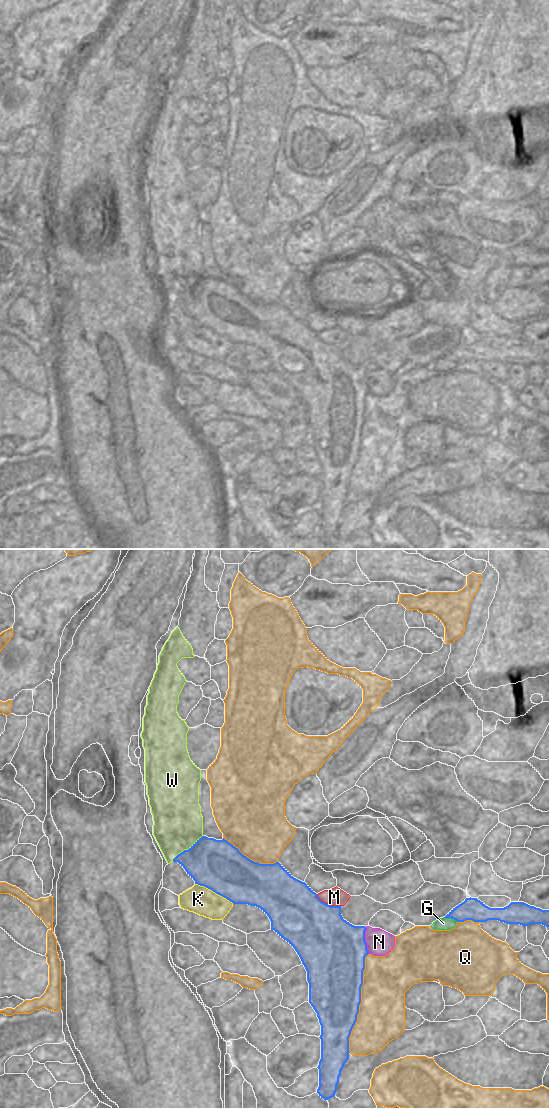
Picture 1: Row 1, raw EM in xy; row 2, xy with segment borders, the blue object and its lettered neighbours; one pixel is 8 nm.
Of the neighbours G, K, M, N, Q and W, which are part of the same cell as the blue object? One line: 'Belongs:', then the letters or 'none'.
Belongs: none

